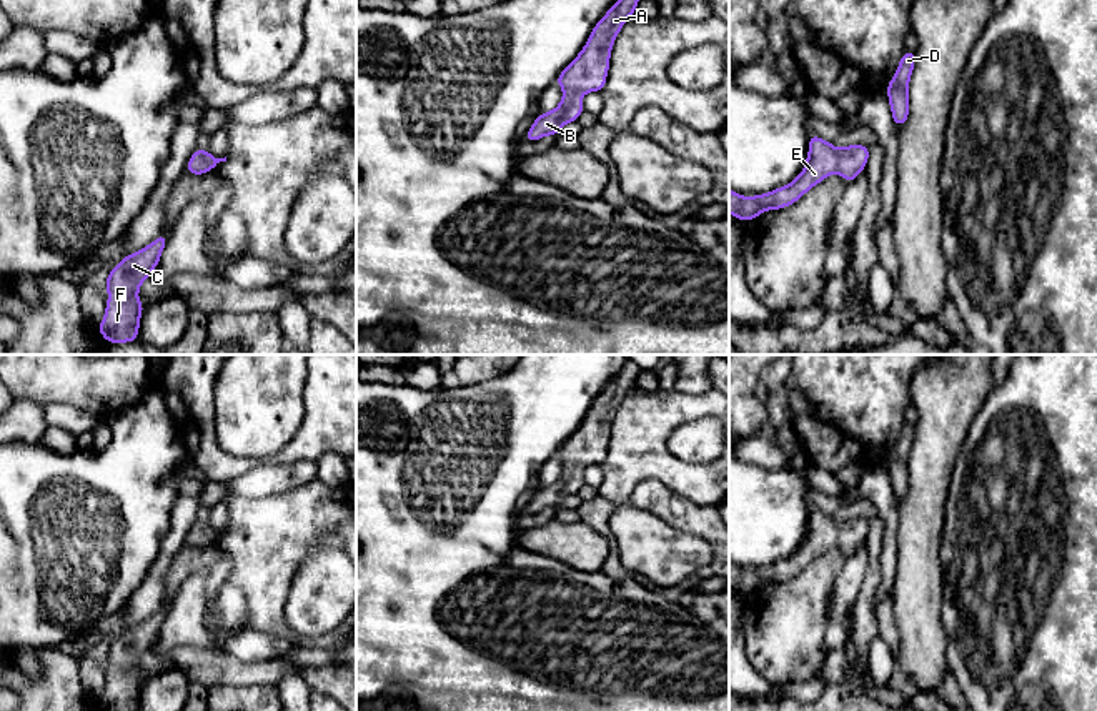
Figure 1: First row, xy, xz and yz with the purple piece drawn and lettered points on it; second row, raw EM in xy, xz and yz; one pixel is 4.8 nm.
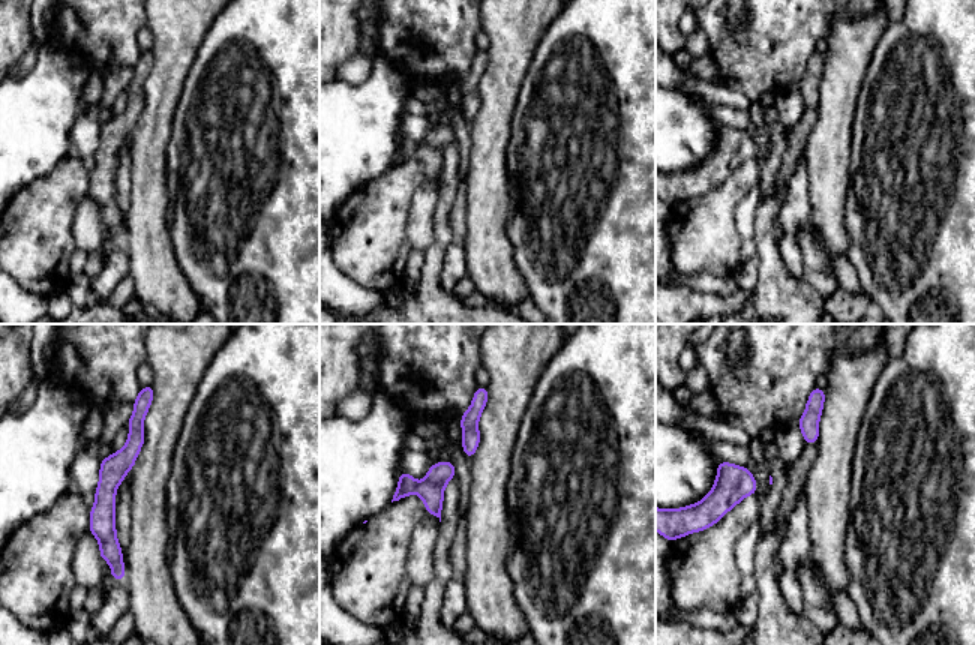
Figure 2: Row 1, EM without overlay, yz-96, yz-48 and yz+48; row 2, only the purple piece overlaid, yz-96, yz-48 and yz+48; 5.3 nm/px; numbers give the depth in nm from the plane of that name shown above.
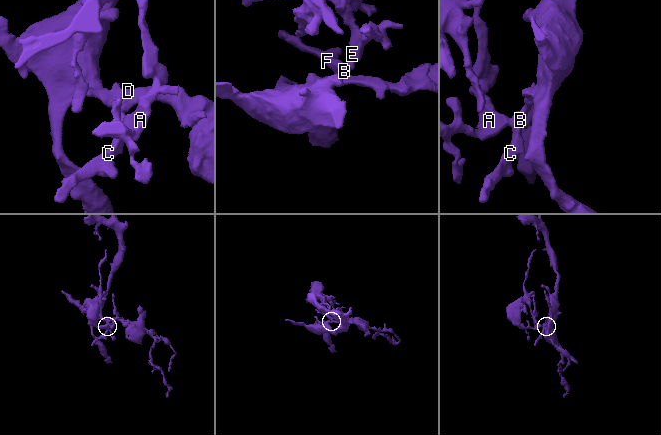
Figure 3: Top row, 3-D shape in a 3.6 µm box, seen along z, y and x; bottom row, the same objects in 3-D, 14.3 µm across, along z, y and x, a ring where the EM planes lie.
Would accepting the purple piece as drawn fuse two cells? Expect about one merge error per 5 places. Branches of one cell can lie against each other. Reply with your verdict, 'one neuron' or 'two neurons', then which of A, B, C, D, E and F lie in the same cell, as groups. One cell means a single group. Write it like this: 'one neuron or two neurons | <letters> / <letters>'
one neuron | A B C D E F

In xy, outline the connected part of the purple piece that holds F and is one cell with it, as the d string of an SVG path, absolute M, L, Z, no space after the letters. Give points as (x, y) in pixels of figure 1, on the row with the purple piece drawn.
M160 233L153 243L127 255L110 270L103 281L108 290L105 316L97 326L105 341L128 343L138 340L140 318L145 310L138 300L138 290L160 263L166 241L168 238Z

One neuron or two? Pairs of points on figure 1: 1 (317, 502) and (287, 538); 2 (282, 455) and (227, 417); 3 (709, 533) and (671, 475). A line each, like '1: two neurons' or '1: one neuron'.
1: one neuron
2: two neurons
3: two neurons

